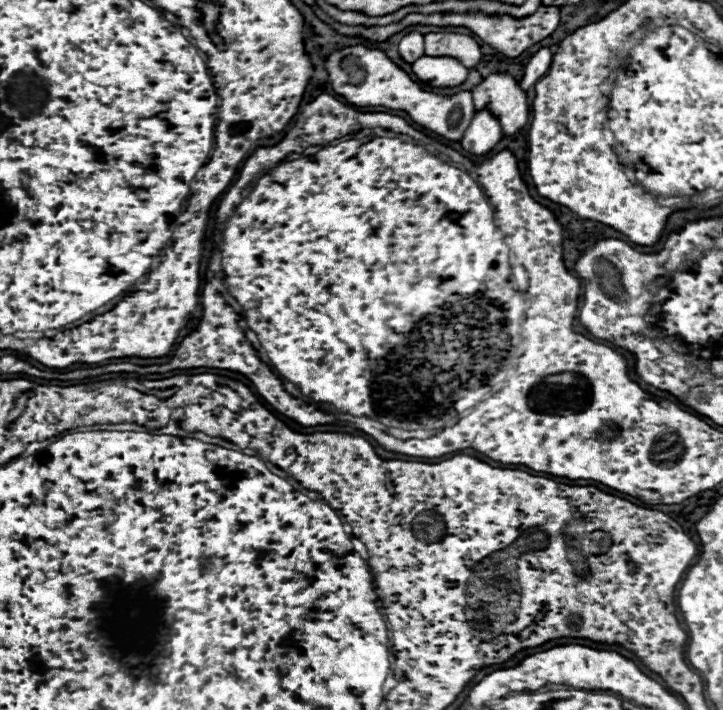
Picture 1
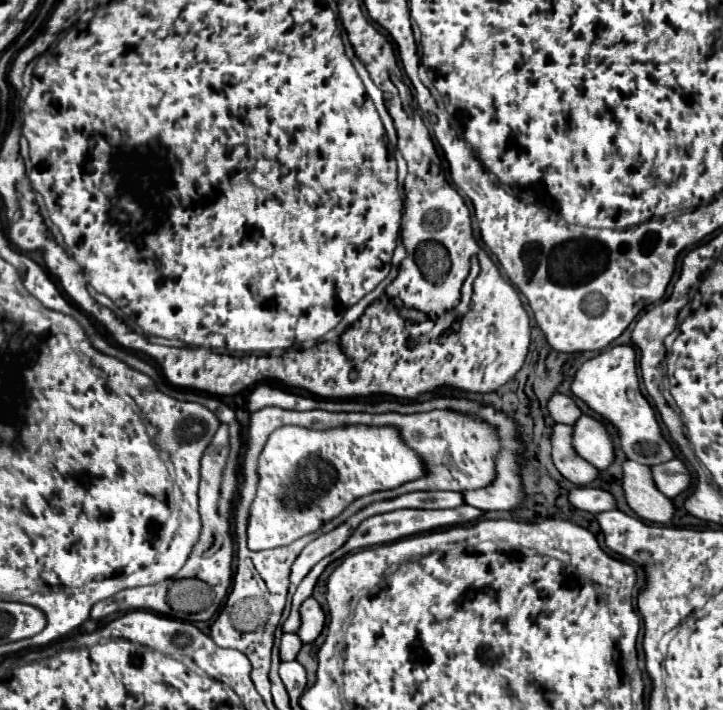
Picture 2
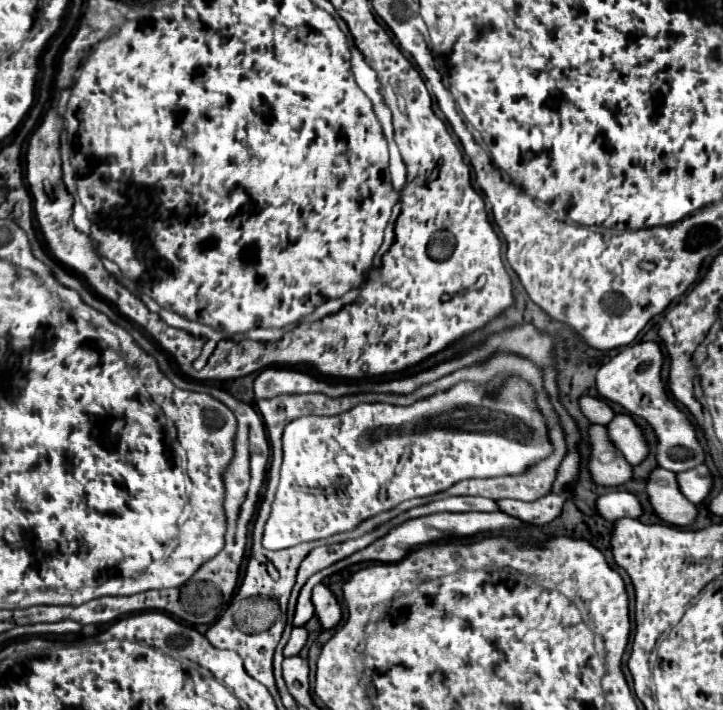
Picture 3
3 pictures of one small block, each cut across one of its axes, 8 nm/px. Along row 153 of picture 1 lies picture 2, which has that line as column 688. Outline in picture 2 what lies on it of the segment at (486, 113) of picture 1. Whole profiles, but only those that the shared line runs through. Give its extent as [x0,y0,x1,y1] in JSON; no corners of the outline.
[652,458,692,498]

